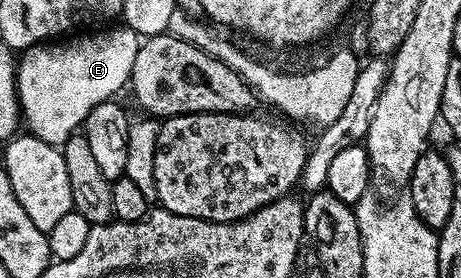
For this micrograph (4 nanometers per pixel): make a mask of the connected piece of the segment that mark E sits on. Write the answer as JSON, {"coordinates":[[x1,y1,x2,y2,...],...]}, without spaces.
{"coordinates":[[104,26,99,30,88,30,83,34,72,34,23,49,21,56,24,57,19,57,16,65,16,96,20,100,23,123,28,123,27,131,31,135,42,138,42,142,62,146,83,125,84,119,90,110,94,110,94,106,98,106,98,102,119,97,123,88,125,91,132,78,134,58,138,58,142,37,130,27,112,27,116,26]]}

